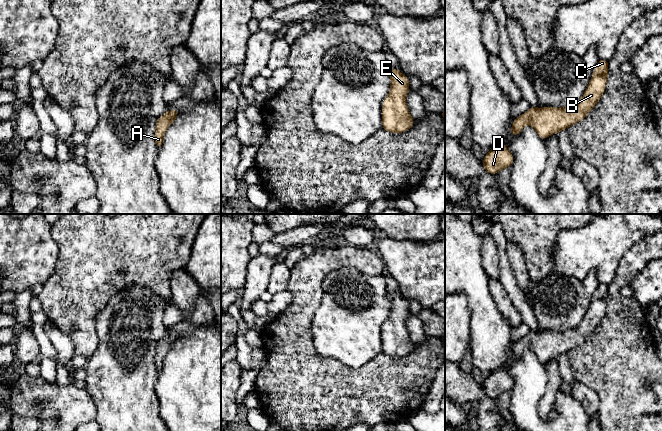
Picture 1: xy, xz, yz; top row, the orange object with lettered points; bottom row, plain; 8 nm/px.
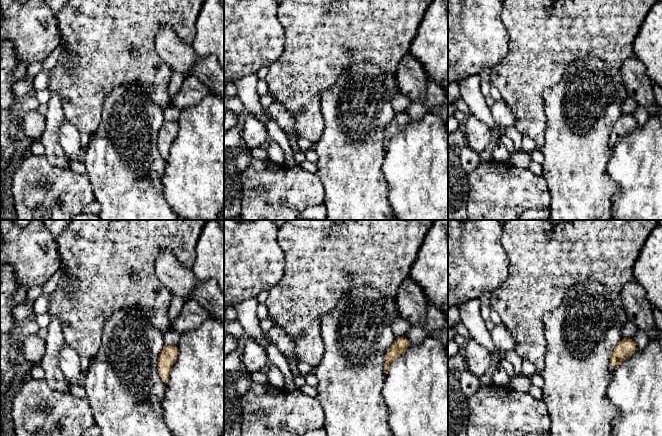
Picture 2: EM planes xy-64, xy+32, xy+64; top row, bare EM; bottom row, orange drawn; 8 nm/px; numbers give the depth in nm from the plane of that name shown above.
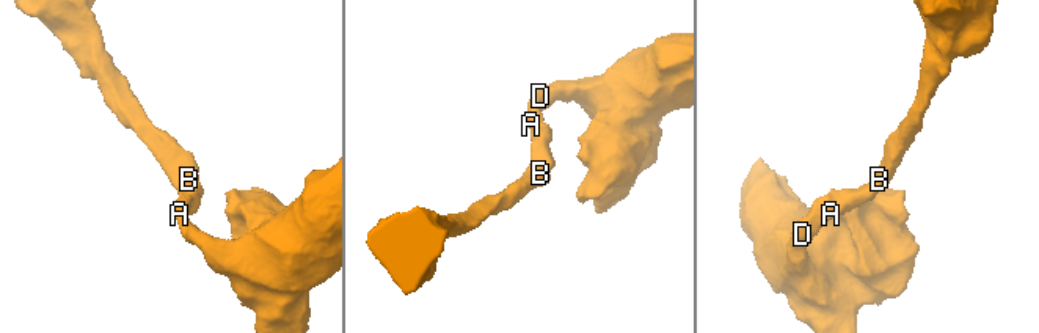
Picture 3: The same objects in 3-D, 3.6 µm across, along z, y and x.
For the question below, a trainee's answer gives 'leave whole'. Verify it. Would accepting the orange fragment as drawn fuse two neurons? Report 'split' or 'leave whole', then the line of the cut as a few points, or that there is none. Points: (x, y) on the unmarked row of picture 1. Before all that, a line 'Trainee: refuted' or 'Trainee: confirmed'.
Trainee: confirmed
leave whole; no cut

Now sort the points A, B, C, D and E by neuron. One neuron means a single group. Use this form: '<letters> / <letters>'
A B C D E

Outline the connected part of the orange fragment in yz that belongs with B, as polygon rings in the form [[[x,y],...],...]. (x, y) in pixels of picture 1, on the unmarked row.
[[[599,282],[587,313],[577,327],[569,328],[563,332],[530,330],[526,337],[514,343],[510,359],[518,360],[524,349],[528,347],[536,354],[539,362],[545,364],[550,359],[557,358],[559,355],[566,354],[575,347],[582,345],[596,330],[605,316],[608,289],[608,284]]]

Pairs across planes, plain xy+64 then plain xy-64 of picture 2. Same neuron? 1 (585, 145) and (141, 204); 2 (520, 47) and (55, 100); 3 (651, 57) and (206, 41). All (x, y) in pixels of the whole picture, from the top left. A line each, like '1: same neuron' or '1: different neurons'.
1: same neuron
2: different neurons
3: same neuron

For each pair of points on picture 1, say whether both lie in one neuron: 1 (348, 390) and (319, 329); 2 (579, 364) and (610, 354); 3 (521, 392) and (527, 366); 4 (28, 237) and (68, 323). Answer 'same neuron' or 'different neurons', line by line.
1: different neurons
2: same neuron
3: same neuron
4: different neurons

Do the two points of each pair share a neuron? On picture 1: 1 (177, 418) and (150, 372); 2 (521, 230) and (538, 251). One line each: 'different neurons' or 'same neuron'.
1: different neurons
2: same neuron

